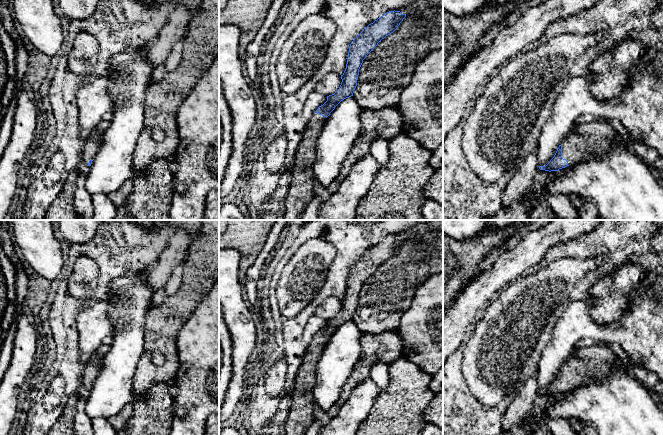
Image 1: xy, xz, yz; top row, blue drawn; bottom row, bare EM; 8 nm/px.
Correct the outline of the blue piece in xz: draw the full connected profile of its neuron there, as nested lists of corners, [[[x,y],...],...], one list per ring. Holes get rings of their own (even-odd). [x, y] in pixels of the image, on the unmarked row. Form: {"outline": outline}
{"outline": [[[400,235],[387,236],[365,251],[351,266],[346,293],[341,299],[342,306],[339,313],[334,318],[327,320],[327,325],[318,331],[306,347],[306,353],[291,393],[292,404],[286,422],[285,435],[305,435],[312,425],[312,413],[315,409],[313,389],[316,384],[316,370],[327,341],[341,325],[353,320],[363,284],[382,263],[398,252],[405,241],[406,238],[402,238]]]}

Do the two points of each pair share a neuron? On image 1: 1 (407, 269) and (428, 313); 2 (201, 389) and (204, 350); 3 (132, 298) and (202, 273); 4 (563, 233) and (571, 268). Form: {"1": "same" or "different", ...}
{"1": "different", "2": "same", "3": "different", "4": "different"}

